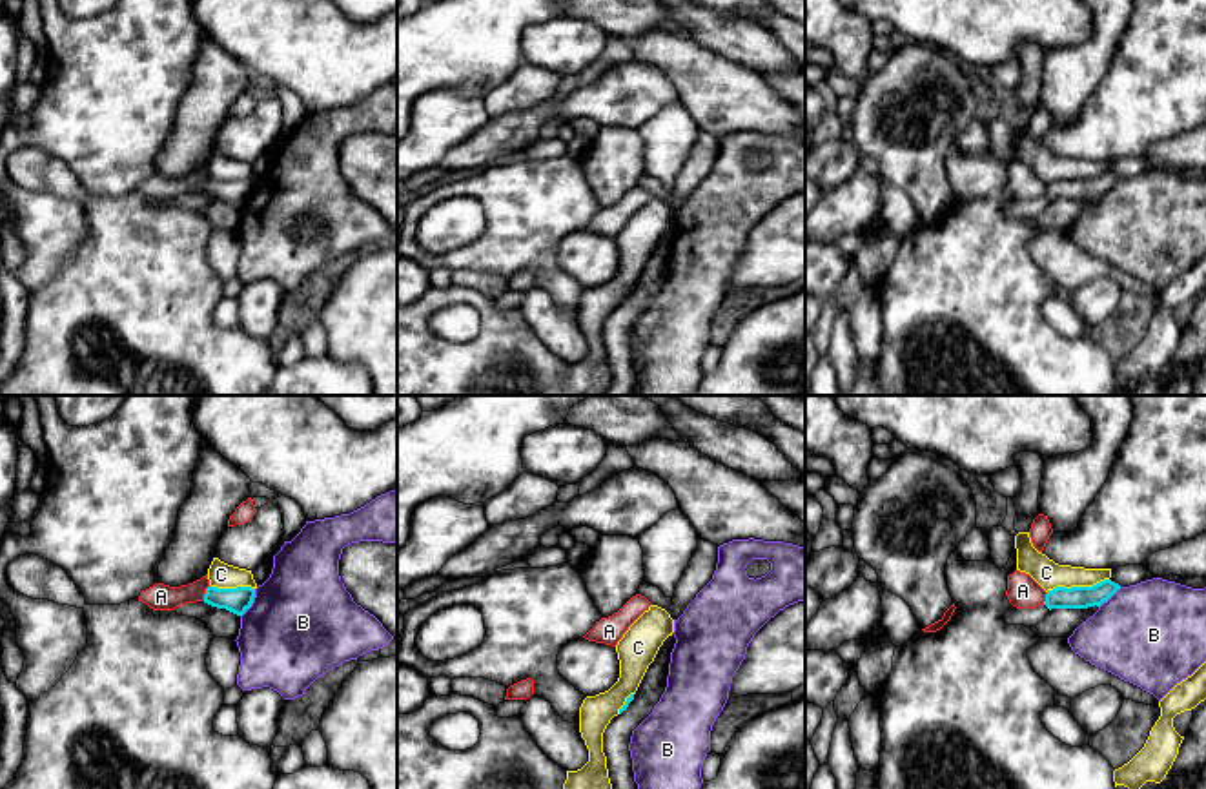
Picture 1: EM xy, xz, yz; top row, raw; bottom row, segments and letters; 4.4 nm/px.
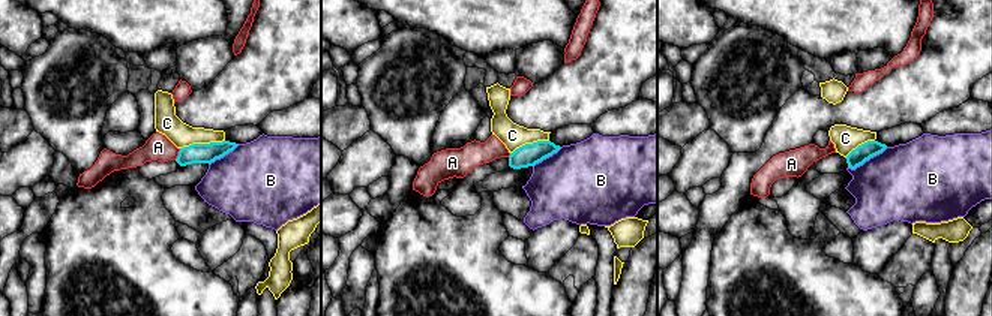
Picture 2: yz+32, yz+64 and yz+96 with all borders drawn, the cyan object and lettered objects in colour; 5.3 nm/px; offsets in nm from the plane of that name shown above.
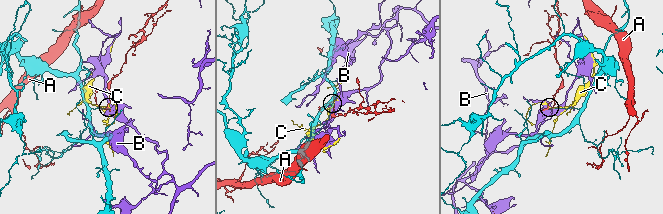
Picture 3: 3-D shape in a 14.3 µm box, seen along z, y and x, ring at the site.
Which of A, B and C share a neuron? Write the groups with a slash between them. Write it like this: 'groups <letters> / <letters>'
groups A / B / C

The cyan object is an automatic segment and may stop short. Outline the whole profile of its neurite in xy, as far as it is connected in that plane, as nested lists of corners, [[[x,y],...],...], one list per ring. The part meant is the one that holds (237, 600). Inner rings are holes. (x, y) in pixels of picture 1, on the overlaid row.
[[[210,585],[204,594],[204,603],[242,616],[251,607],[253,598],[255,589],[251,587],[217,589]]]

